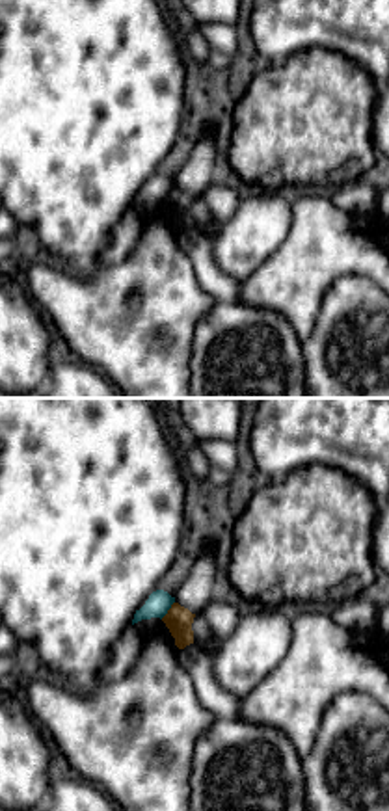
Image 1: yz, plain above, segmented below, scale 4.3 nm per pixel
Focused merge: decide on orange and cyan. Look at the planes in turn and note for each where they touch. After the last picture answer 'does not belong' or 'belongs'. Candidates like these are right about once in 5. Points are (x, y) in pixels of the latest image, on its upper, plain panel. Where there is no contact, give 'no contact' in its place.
contact (168, 194)

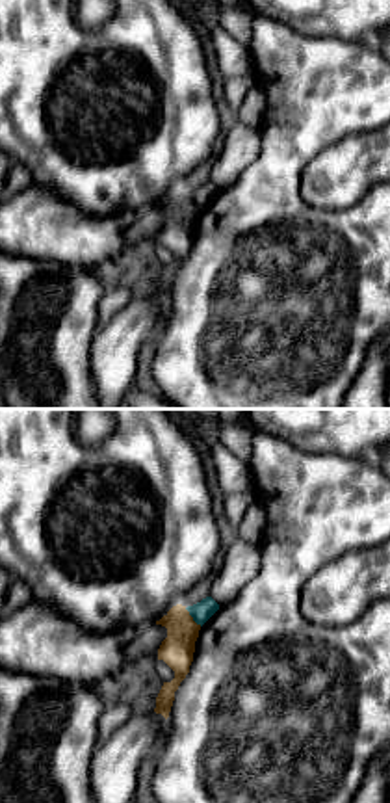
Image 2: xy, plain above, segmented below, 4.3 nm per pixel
contact (192, 201)

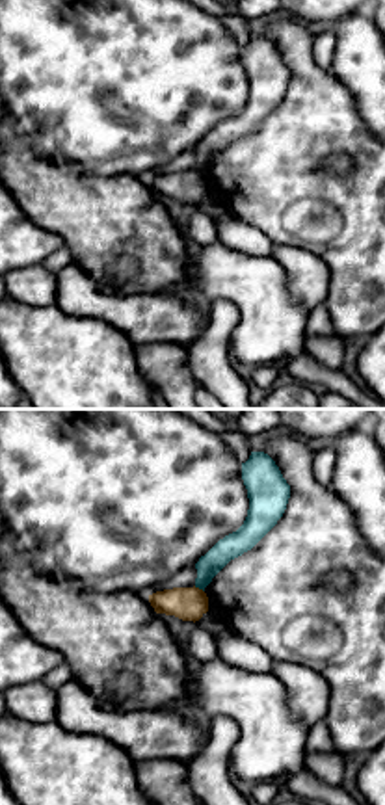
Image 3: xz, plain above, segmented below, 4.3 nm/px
contact (198, 171)

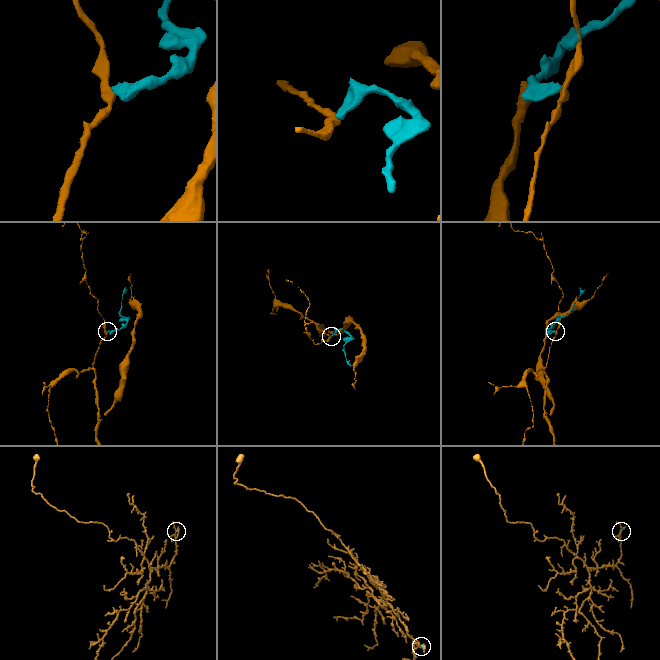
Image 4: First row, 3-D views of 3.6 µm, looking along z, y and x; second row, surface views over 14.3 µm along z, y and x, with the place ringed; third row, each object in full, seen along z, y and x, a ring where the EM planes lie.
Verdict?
does not belong

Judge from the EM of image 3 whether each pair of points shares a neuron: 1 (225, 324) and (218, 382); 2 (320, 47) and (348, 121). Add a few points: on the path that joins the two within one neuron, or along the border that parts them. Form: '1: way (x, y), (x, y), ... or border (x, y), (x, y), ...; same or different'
1: way (218, 339), (218, 367); same
2: border (311, 36), (311, 58), (328, 69); different

